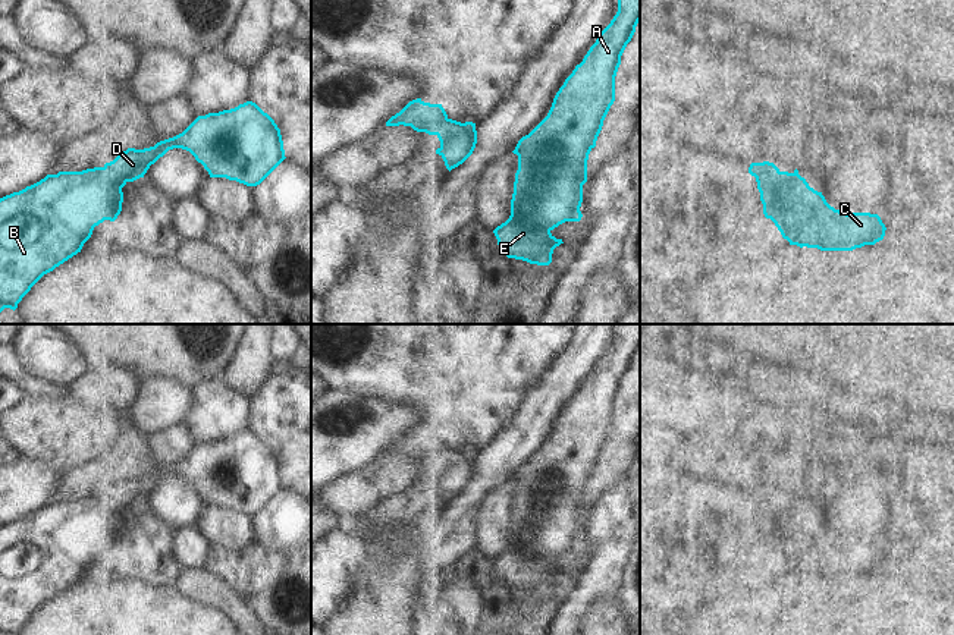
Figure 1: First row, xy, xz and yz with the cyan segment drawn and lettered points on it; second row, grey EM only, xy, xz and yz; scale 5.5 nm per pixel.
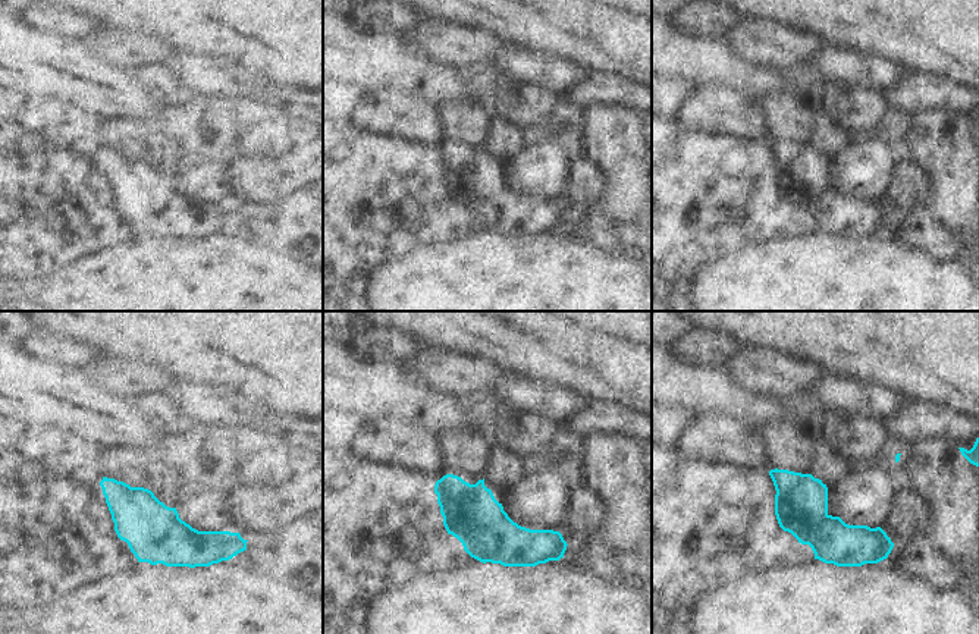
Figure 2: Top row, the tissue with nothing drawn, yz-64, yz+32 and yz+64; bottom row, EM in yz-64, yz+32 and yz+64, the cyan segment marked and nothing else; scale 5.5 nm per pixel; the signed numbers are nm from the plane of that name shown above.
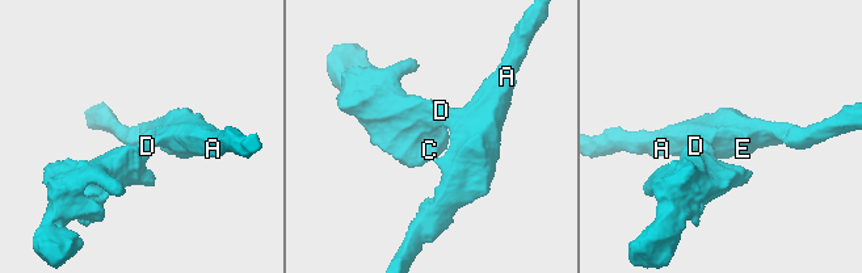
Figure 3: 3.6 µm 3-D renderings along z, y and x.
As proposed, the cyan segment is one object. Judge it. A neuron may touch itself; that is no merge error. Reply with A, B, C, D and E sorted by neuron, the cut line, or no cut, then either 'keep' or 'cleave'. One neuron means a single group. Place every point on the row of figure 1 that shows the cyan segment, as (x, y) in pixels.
A B C D E | no cut | keep

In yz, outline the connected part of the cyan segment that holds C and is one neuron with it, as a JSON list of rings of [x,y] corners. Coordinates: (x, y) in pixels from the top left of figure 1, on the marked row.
[[[763,161],[751,163],[749,167],[749,173],[756,177],[765,217],[771,219],[775,223],[782,238],[787,239],[790,245],[797,245],[800,248],[818,248],[820,251],[853,251],[864,245],[875,245],[885,236],[886,227],[878,214],[847,214],[835,210],[826,202],[822,192],[818,192],[809,186],[806,179],[798,175],[797,169],[793,173],[781,172],[773,163]]]

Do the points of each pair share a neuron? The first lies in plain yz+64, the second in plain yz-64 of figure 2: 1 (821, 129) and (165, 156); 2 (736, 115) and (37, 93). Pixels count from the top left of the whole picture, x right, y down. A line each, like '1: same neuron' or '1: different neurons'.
1: same neuron
2: different neurons

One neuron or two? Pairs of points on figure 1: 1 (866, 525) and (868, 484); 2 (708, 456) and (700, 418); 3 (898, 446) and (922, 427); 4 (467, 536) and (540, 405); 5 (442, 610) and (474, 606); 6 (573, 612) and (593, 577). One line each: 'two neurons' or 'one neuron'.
1: one neuron
2: two neurons
3: one neuron
4: one neuron
5: one neuron
6: one neuron

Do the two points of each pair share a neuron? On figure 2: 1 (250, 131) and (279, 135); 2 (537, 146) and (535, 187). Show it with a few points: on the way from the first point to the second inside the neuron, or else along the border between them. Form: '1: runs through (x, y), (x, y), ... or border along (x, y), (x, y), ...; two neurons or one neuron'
1: runs through (257, 134), (272, 134); one neuron
2: runs through (537, 156), (537, 176); one neuron

